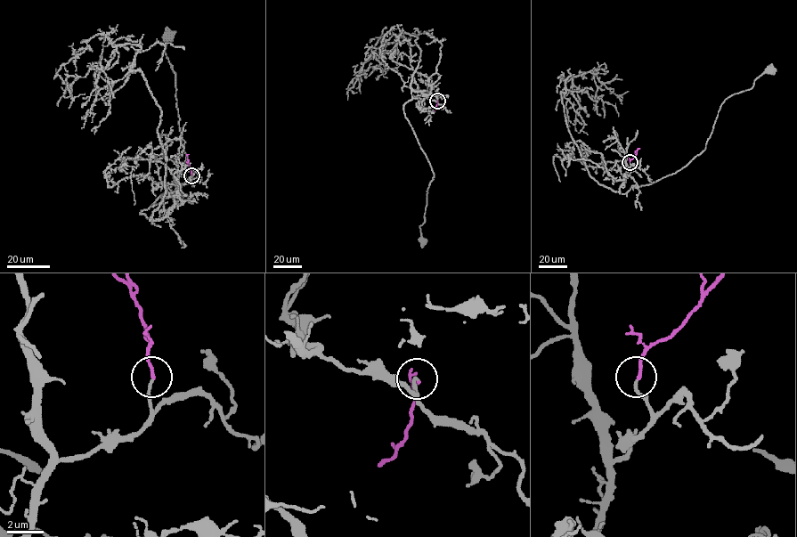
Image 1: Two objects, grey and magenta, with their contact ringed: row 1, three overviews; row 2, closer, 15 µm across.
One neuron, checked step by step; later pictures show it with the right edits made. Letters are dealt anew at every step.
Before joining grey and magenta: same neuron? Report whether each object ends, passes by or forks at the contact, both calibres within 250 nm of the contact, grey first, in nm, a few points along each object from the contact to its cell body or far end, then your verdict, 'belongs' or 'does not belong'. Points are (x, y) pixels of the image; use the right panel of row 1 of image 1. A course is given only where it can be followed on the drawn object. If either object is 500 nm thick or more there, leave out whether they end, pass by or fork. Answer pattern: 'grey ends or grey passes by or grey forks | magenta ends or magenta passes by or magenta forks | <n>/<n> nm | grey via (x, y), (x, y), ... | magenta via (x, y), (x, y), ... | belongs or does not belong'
grey ends | magenta ends | 140/170 nm | grey via (630, 162), (620, 188), (622, 193), (676, 173), (704, 150), (726, 99), (749, 90), (768, 70) | magenta via (630, 162), (639, 148) | belongs

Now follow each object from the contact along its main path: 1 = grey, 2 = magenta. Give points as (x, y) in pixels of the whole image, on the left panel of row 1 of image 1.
1: (191, 175), (166, 214), (152, 223), (140, 214), (174, 182), (185, 159), (167, 37)
2: (191, 175), (187, 154)

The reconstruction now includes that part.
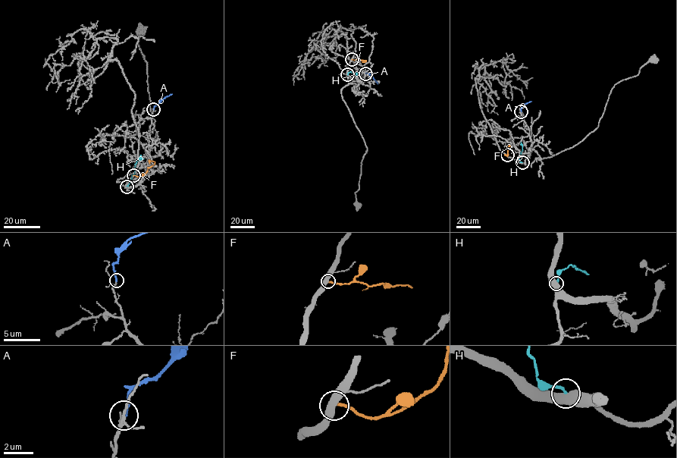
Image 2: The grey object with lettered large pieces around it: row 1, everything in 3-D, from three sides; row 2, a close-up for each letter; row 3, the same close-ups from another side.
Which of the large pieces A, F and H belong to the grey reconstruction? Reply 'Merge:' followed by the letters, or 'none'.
Merge: A

